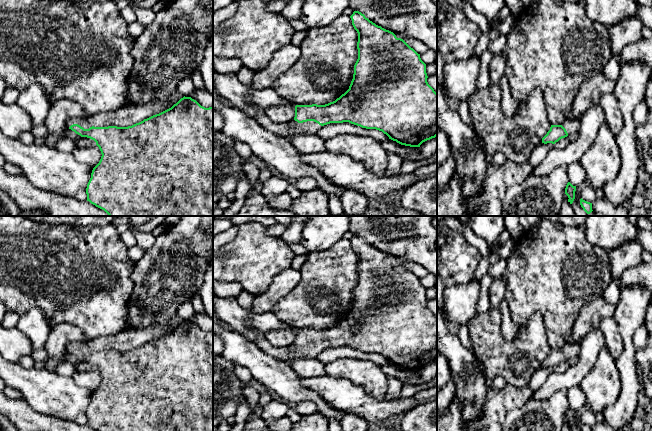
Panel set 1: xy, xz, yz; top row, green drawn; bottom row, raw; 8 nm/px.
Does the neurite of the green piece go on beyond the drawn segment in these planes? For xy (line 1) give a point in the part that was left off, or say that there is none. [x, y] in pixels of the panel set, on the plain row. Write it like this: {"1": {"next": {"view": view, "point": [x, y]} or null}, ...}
{"1": {"next": {"view": "xy", "point": [85, 348]}}}

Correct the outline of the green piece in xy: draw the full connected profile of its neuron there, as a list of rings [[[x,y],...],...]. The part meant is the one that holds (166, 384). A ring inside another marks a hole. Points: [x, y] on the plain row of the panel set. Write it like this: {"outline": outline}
{"outline": [[[183,321],[171,332],[128,351],[94,351],[87,344],[76,342],[68,345],[69,353],[81,361],[96,366],[101,383],[93,392],[87,408],[87,425],[96,431],[213,431],[213,330],[205,332],[191,321]]]}

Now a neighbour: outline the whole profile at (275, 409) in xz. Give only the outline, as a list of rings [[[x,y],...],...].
[[[273,396],[271,401],[265,407],[263,407],[261,418],[267,424],[270,424],[275,422],[277,419],[285,417],[288,409],[289,407],[286,404]]]

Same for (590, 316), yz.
[[[603,297],[588,301],[580,310],[574,323],[572,334],[566,336],[566,343],[580,343],[593,329],[600,326],[607,317],[614,317],[616,305],[607,302]]]

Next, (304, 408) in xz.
[[[302,401],[296,403],[294,408],[301,416],[308,416],[317,413],[317,406],[311,401]]]

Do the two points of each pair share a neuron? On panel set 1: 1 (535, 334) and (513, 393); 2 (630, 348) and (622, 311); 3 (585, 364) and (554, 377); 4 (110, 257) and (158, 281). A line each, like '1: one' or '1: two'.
1: two
2: one
3: one
4: two

